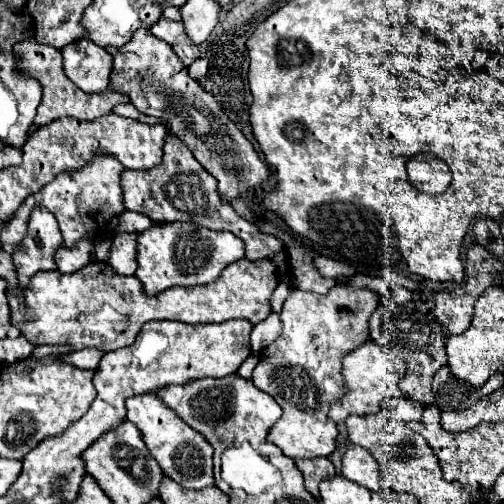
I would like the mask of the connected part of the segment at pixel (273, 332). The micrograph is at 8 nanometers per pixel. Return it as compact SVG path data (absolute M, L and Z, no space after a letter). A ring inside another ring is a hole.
M272 312L264 322L254 326L254 330L252 330L252 352L258 356L258 352L262 352L270 342L276 340L276 336L280 336L280 316Z

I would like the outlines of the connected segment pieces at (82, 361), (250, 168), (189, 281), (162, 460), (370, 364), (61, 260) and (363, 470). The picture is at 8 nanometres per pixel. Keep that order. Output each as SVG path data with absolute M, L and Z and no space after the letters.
M84 348L84 350L78 350L78 352L62 356L62 360L72 362L78 368L90 368L90 370L94 370L100 364L100 360L102 360L104 354L106 352L100 350L100 348Z
M136 30L124 48L108 48L114 54L114 68L110 74L110 88L130 96L130 102L148 116L168 118L172 132L184 140L194 158L210 172L220 184L220 198L224 202L236 200L242 192L260 186L268 180L270 170L262 164L252 142L244 138L240 128L216 106L216 100L198 82L188 76L188 68L176 58L164 40L156 38L150 30Z
M164 222L154 224L136 238L136 278L144 284L146 294L156 296L170 286L198 286L208 284L220 276L220 272L244 258L244 242L232 232L214 232L188 222Z
M140 394L128 398L128 420L140 428L150 454L158 460L168 478L172 478L184 488L214 486L214 448L200 432L192 430L174 410L164 406L164 402L156 394Z
M368 340L362 346L358 346L356 350L352 350L350 354L344 356L344 368L342 368L346 386L348 386L348 394L344 396L342 402L334 402L328 418L332 418L334 422L344 422L348 418L348 414L358 414L358 416L368 416L368 414L376 414L380 410L380 404L384 398L390 396L404 396L402 390L398 388L398 382L404 378L406 374L406 364L392 354L392 350L382 348L380 344Z
M82 238L74 248L62 248L60 252L56 252L56 264L58 270L62 274L72 274L78 272L80 268L84 268L86 264L94 262L92 258L92 250L94 250L94 238Z
M352 444L348 452L344 454L342 460L342 474L346 480L360 484L368 490L378 492L380 490L380 480L382 480L382 470L378 460L364 448Z

